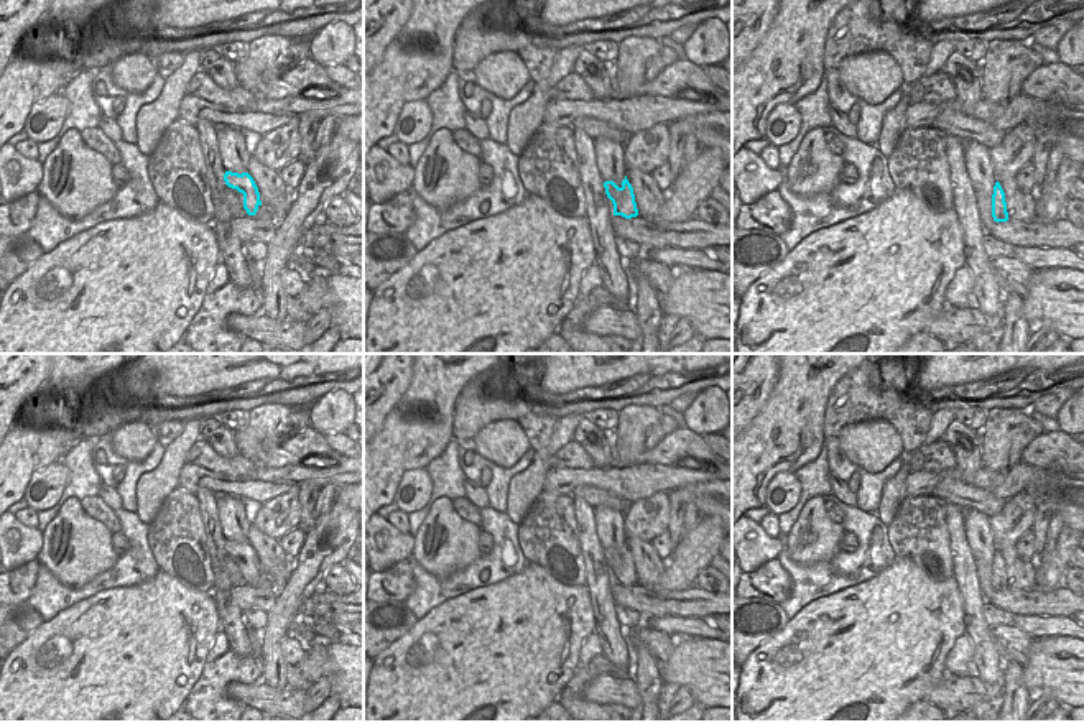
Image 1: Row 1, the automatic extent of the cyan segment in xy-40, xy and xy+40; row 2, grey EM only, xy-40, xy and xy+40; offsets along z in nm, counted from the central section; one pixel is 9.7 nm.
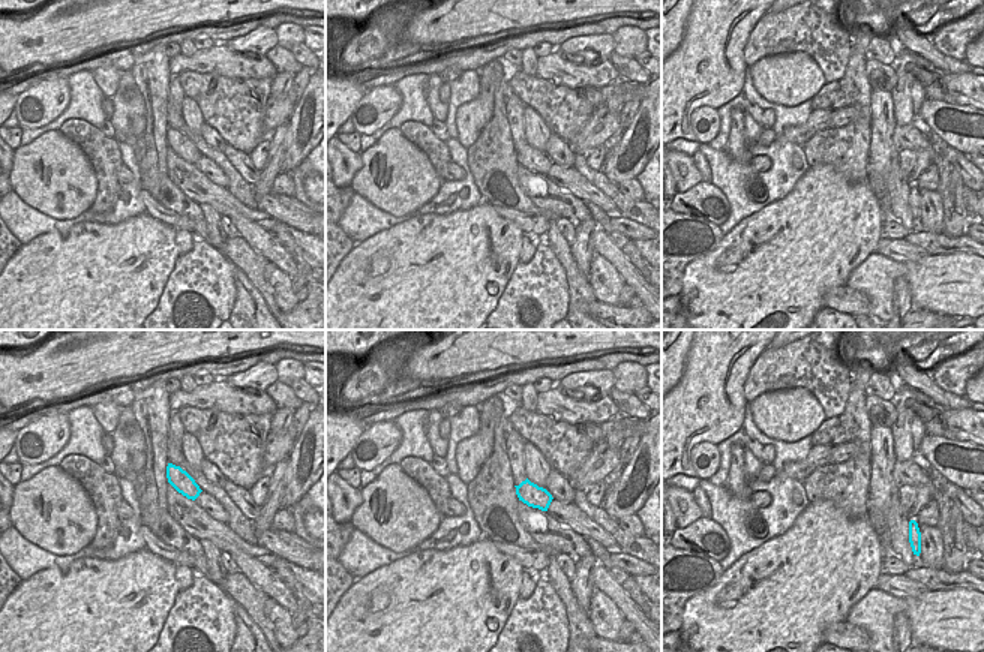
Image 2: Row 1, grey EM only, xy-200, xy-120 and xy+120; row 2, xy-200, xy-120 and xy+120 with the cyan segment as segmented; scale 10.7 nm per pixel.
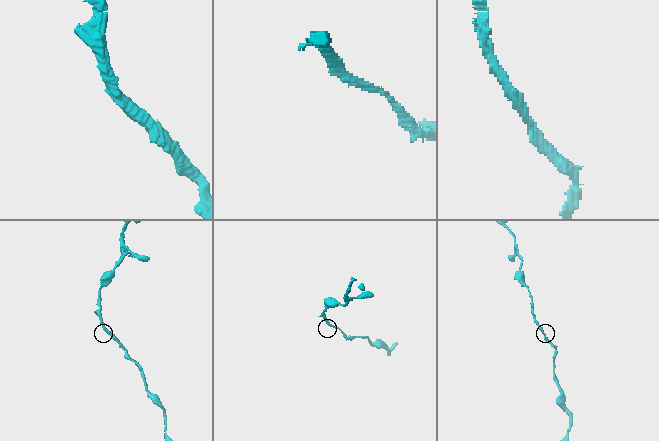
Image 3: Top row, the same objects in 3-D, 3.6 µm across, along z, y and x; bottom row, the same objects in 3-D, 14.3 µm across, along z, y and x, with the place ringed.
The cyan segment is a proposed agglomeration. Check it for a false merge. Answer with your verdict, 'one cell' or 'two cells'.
one cell

